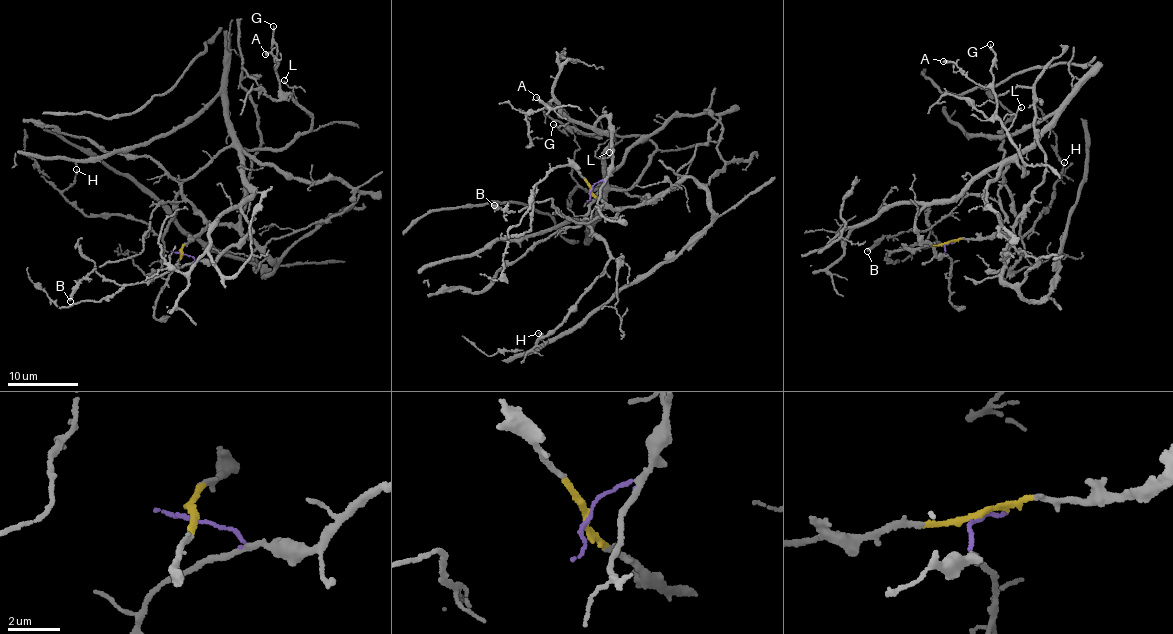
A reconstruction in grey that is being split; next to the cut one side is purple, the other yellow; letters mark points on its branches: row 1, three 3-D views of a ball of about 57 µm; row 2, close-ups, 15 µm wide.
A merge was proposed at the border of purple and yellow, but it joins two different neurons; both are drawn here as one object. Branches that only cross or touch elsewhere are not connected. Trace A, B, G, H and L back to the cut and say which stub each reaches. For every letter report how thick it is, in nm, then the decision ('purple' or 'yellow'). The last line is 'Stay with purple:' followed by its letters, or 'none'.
A: 280 nm thick; purple
B: 170 nm thick; yellow
G: 170 nm thick; purple
H: 140 nm thick; purple
L: 140 nm thick; purple
Stay with purple: A, G, H, L

